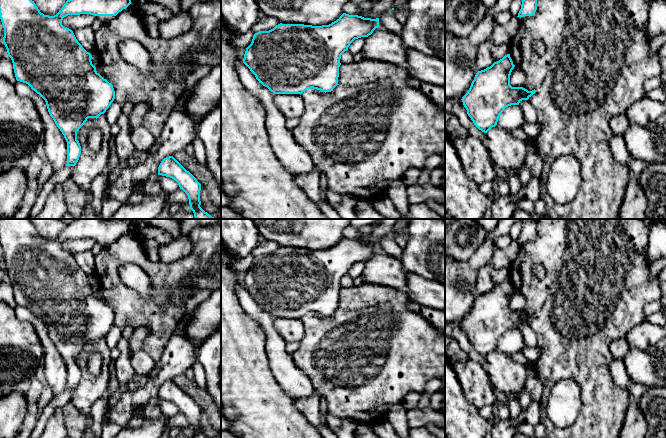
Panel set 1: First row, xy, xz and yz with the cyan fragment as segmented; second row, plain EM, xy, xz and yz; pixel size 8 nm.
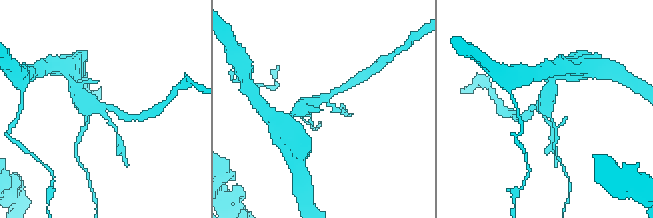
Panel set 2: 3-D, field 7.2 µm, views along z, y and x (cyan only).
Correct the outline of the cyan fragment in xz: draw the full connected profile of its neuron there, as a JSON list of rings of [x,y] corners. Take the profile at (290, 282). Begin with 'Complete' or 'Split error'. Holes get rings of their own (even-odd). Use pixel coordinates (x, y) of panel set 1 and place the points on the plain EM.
Complete. [[[343,237],[329,249],[312,250],[304,248],[278,248],[269,255],[254,258],[251,268],[246,272],[243,287],[263,310],[274,318],[302,318],[307,313],[331,316],[338,308],[341,279],[358,262],[368,261],[379,251],[379,242],[364,242]]]

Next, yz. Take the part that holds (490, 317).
Complete. [[[510,278],[478,295],[462,326],[474,349],[484,357],[497,349],[504,333],[528,324],[536,314],[512,311],[510,299],[515,289]]]

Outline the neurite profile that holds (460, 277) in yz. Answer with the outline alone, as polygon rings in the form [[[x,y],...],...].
[[[499,219],[496,228],[487,234],[483,245],[466,262],[445,256],[445,325],[456,325],[469,314],[477,297],[475,287],[479,269],[492,260],[498,237],[507,235],[519,219]]]

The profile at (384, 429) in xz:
[[[387,420],[381,423],[375,423],[373,425],[373,432],[379,438],[400,438],[394,427]]]

